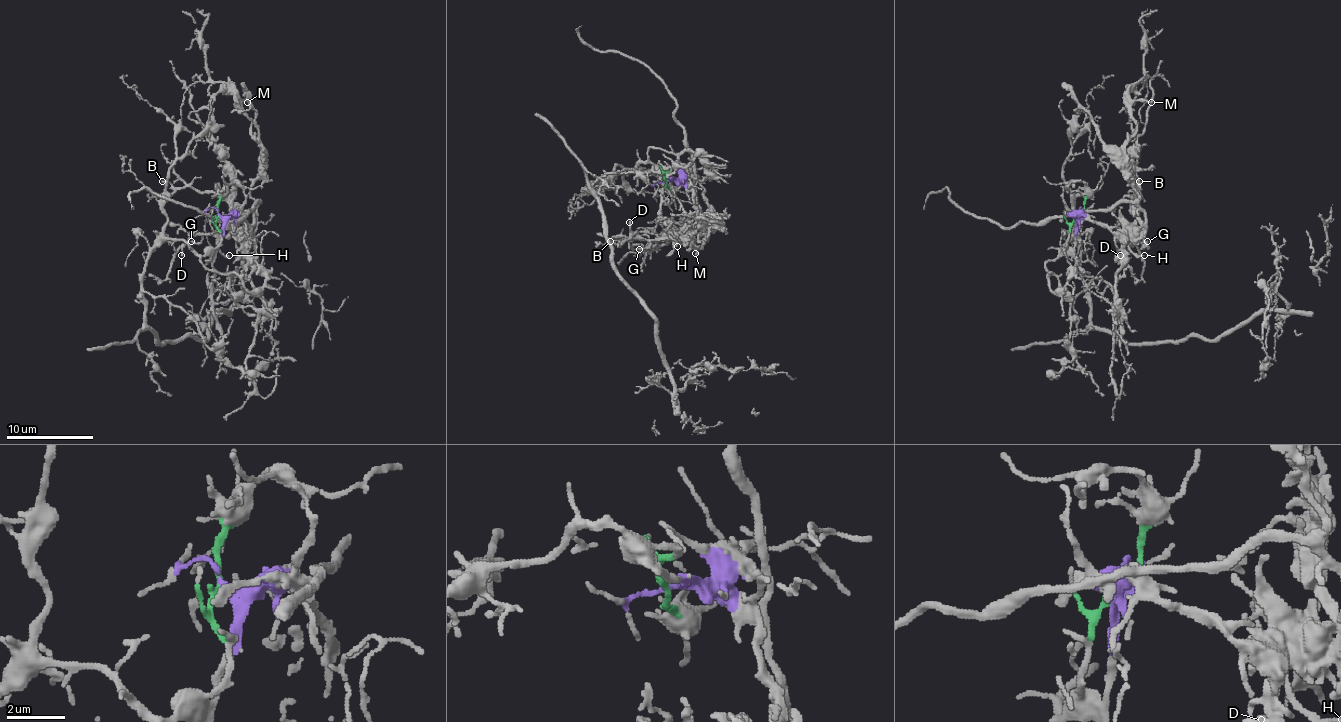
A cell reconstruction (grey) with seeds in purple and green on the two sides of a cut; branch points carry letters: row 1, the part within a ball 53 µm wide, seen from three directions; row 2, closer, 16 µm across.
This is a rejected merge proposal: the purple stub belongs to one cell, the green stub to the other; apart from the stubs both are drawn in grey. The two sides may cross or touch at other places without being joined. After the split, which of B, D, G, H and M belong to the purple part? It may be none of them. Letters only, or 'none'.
B, D, G, H, M

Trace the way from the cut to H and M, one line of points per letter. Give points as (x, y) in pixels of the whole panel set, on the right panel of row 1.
H: (1078, 216), (1087, 216), (1130, 237), (1128, 242), (1137, 255), (1143, 255)
M: (1078, 216), (1139, 198), (1124, 162), (1124, 142), (1137, 129), (1130, 105), (1135, 101), (1152, 101)

